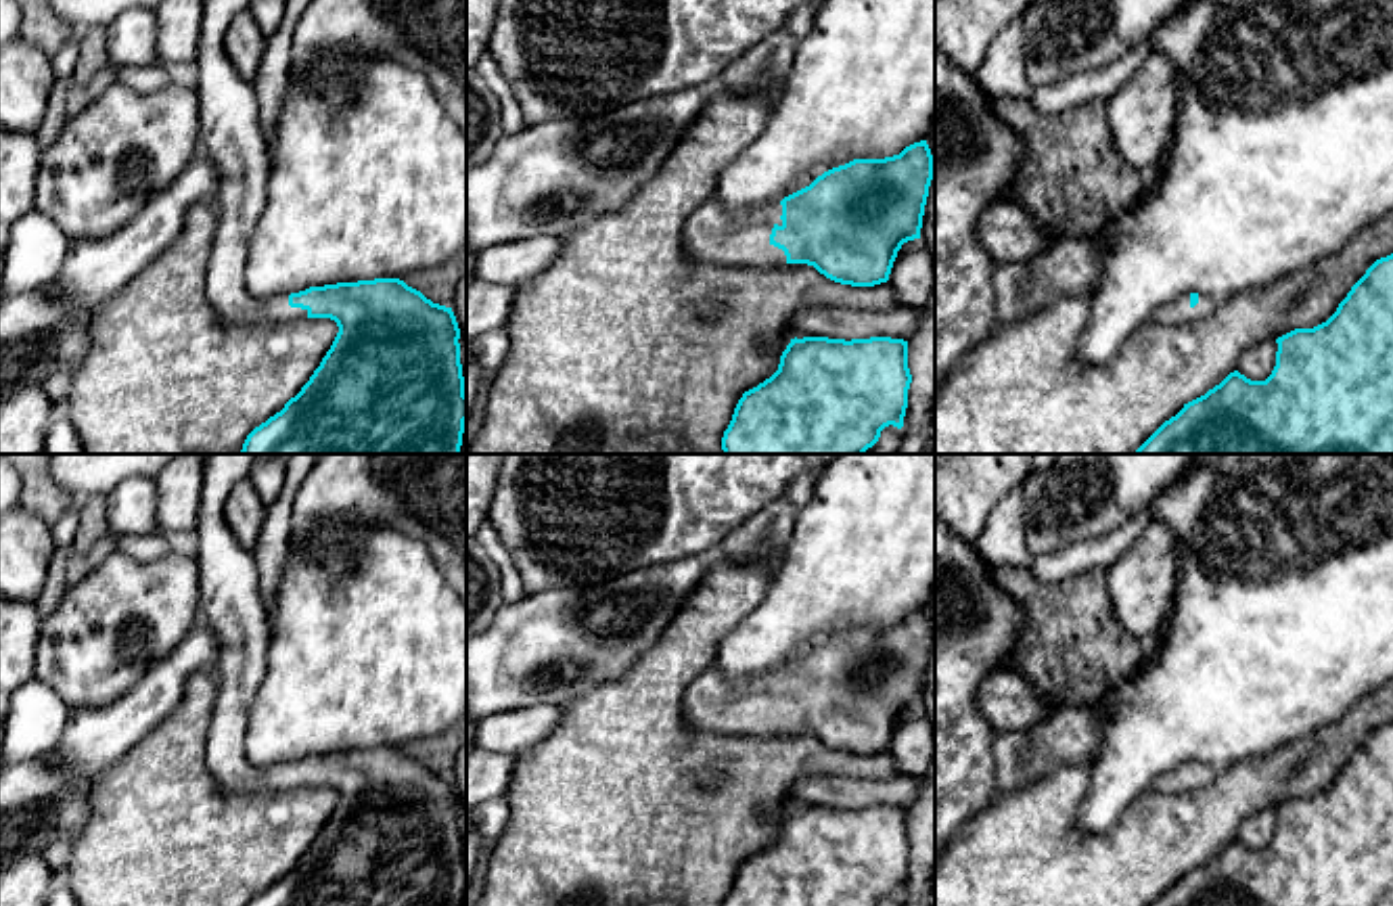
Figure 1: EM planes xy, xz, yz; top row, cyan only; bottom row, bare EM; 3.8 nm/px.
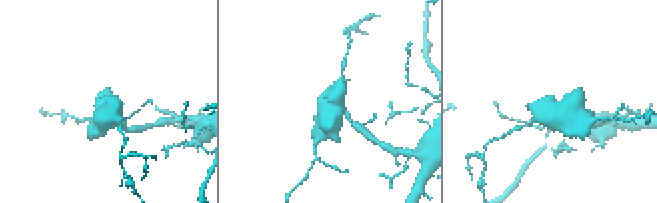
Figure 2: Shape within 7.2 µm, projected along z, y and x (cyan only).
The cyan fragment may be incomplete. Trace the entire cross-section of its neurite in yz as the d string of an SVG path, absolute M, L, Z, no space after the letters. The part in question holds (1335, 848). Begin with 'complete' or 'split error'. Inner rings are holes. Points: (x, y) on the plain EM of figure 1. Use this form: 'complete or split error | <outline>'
complete | M1393 722L1366 739L1326 791L1295 797L1276 812L1276 835L1265 850L1234 839L1150 906L1393 906Z

